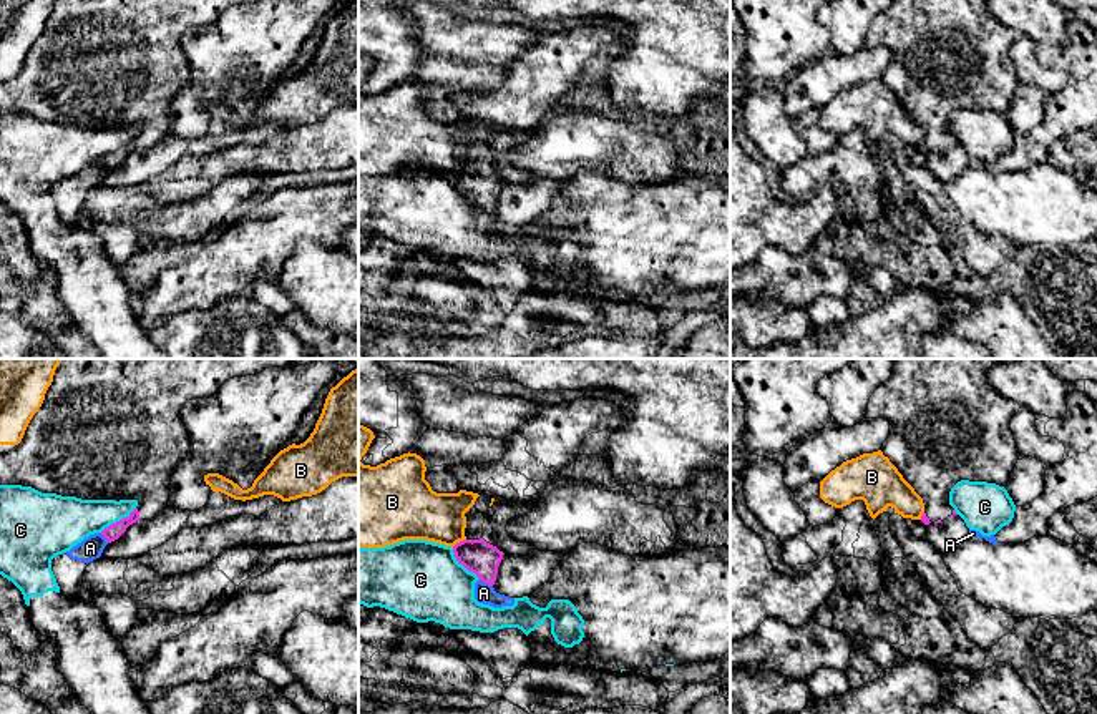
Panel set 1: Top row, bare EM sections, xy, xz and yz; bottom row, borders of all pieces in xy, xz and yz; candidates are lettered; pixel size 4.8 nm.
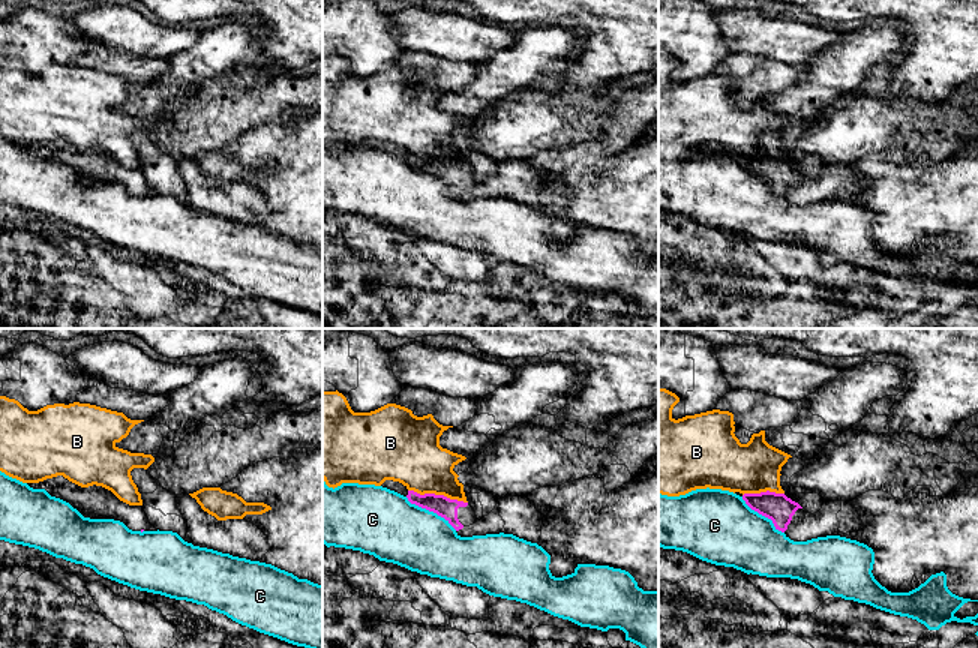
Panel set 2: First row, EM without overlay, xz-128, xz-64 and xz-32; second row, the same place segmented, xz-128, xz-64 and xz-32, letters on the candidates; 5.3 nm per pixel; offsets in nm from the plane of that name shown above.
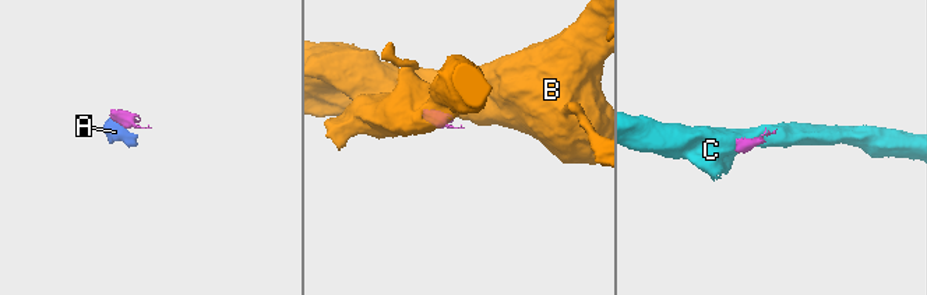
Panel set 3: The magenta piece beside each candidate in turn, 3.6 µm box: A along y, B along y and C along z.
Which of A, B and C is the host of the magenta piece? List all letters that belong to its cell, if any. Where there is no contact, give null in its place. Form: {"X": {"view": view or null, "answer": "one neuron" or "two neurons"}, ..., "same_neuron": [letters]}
{"A": {"view": "xz", "answer": "two neurons"}, "B": {"view": "xz", "answer": "two neurons"}, "C": {"view": "xy", "answer": "two neurons"}, "same_neuron": []}

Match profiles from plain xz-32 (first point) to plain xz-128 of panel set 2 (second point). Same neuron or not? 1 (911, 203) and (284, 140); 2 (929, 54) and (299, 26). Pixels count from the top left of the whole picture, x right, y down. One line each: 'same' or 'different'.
1: same
2: same

